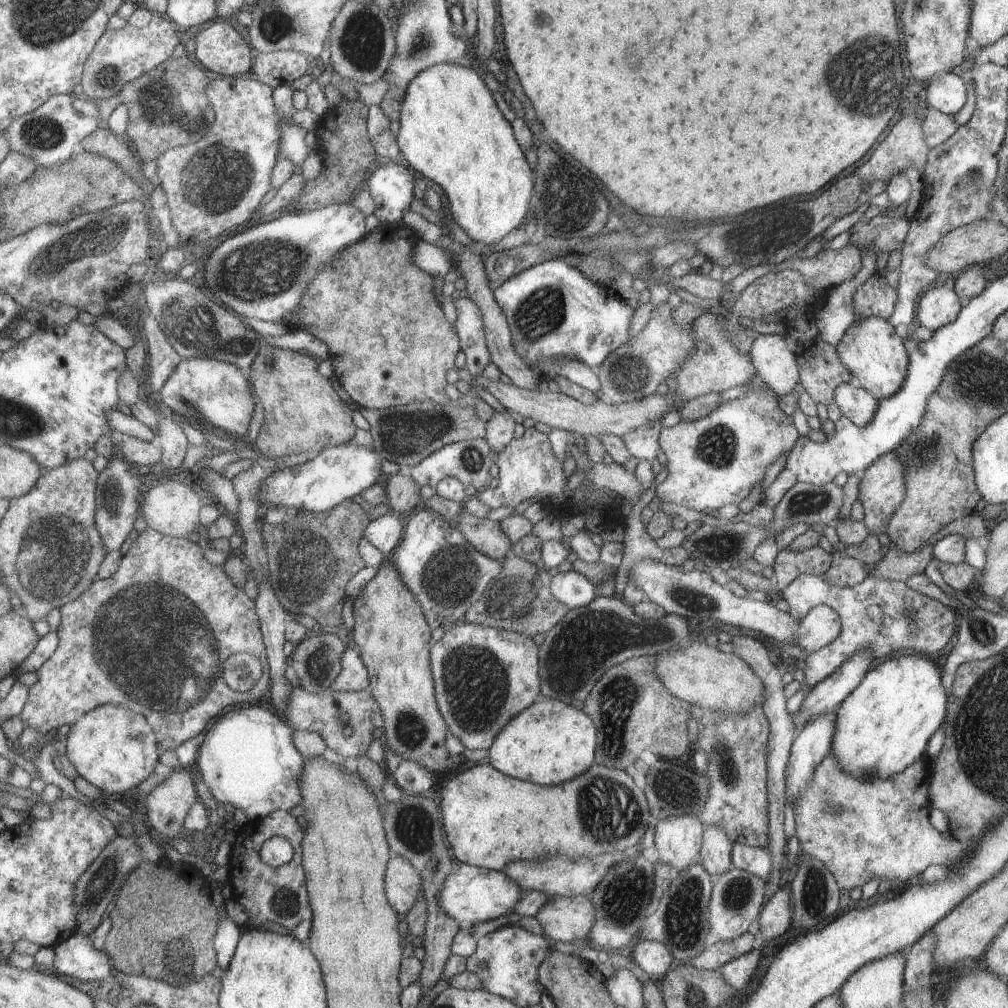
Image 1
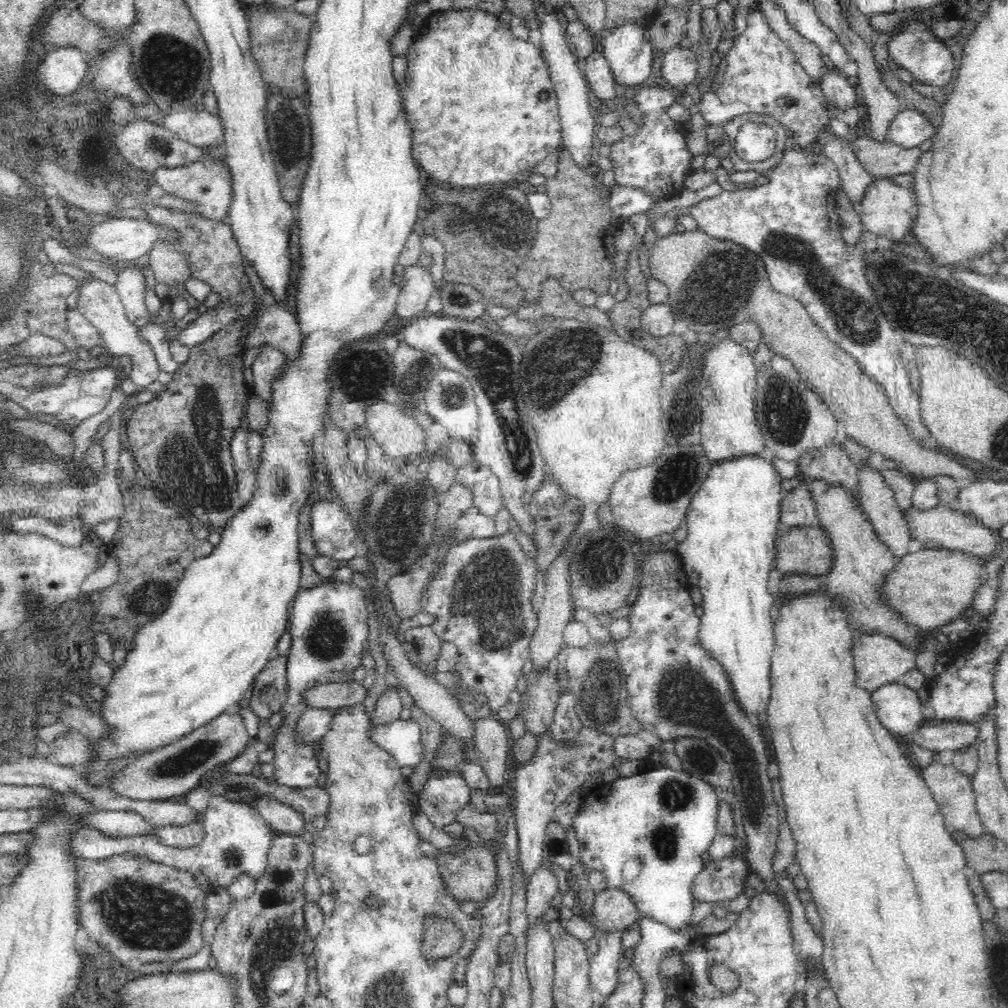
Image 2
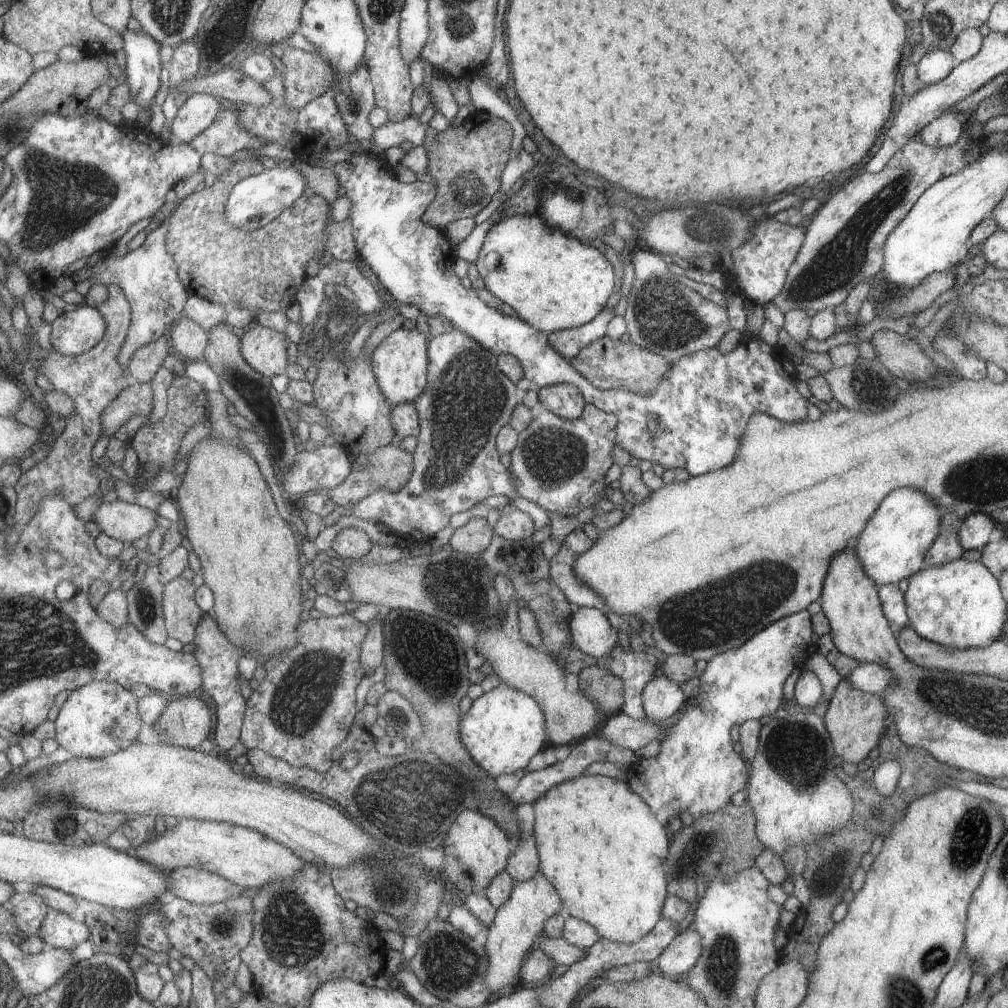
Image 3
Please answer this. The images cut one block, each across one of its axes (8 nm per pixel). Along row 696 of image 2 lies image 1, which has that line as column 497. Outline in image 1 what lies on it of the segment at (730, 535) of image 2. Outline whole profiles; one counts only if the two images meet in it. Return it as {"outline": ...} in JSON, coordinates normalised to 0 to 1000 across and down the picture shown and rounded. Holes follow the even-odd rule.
{"outline":[[[535,692],[531,700],[523,702],[519,708],[515,708],[491,734],[491,740],[485,744],[485,754],[487,758],[497,764],[503,770],[515,772],[515,774],[527,774],[539,780],[545,778],[557,778],[559,774],[566,774],[570,770],[580,768],[588,758],[590,758],[590,746],[592,746],[592,720],[582,710],[580,706],[572,704],[574,698],[564,700],[563,696],[557,694],[547,694],[547,692]]]}

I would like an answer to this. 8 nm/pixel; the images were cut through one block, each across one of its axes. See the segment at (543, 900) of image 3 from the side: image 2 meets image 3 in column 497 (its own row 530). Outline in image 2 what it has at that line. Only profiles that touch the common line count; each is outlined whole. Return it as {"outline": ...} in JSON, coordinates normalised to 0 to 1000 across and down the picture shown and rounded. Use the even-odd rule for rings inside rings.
{"outline":[[[933,502],[923,508],[909,508],[903,506],[901,524],[907,528],[909,534],[915,536],[915,546],[944,546],[944,548],[958,548],[968,556],[984,556],[984,550],[990,544],[990,528],[976,524],[964,512],[956,512],[954,508],[946,508],[940,502]]]}

